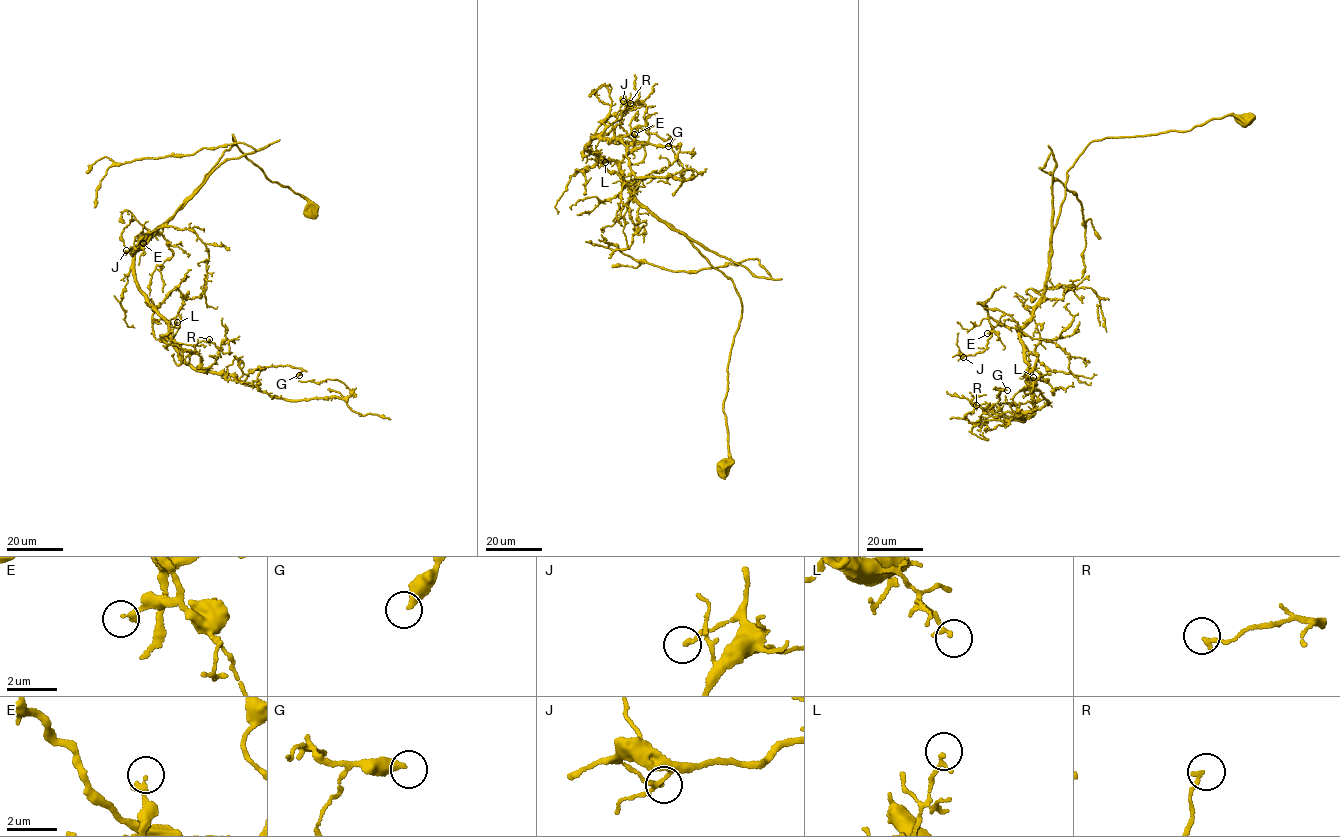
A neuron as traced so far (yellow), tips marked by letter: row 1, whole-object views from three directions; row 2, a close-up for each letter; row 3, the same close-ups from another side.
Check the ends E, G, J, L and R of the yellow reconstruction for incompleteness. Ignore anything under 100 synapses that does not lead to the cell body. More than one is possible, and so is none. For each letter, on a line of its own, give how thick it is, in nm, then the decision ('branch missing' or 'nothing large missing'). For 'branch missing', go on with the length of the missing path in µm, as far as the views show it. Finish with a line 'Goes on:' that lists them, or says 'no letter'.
E: 280 nm | nothing large missing
G: 380 nm | nothing large missing
J: 160 nm | nothing large missing
L: 160 nm | nothing large missing
R: 160 nm | nothing large missing
Goes on: no letter

